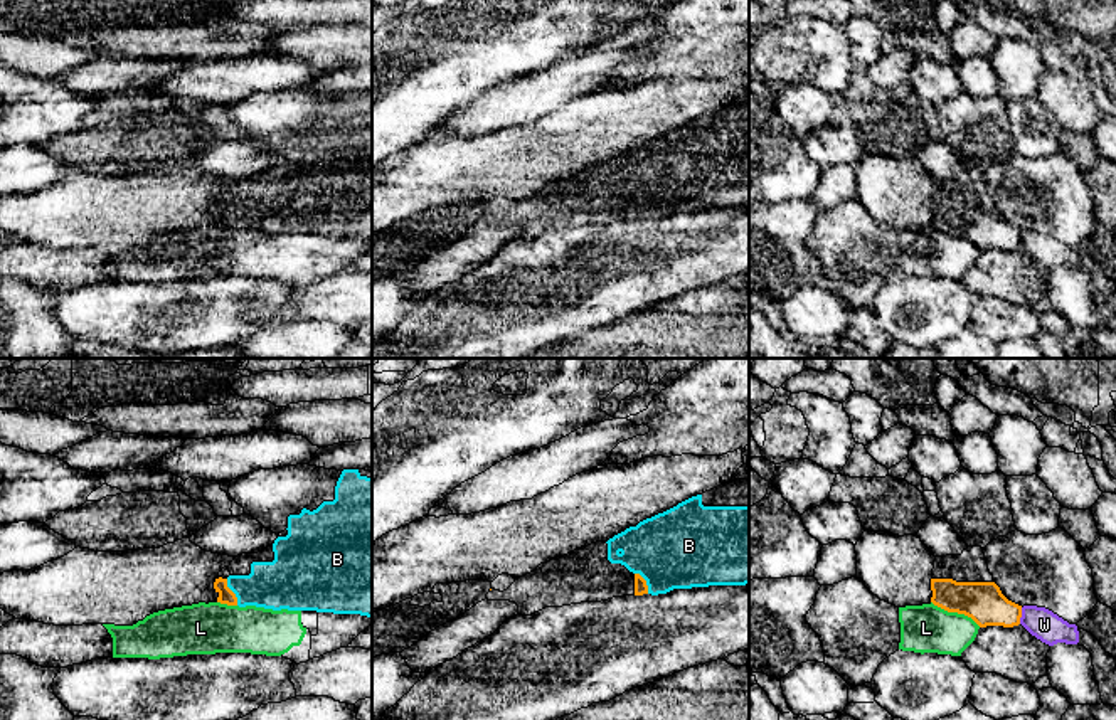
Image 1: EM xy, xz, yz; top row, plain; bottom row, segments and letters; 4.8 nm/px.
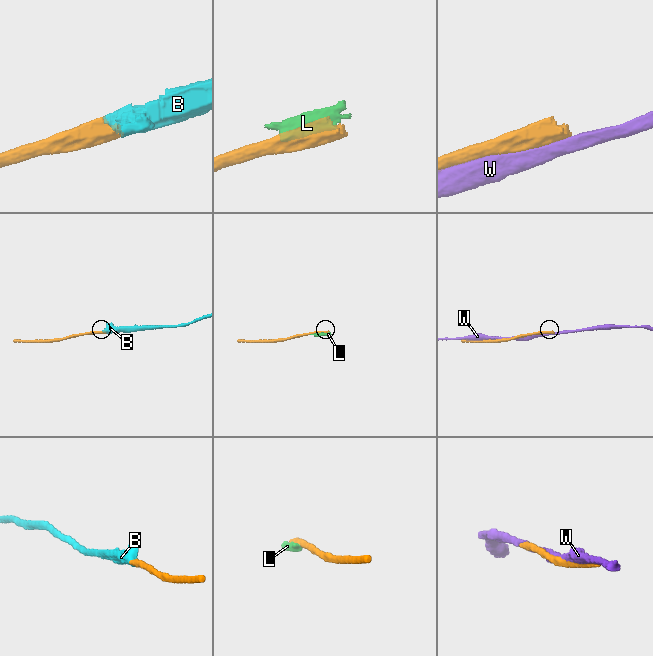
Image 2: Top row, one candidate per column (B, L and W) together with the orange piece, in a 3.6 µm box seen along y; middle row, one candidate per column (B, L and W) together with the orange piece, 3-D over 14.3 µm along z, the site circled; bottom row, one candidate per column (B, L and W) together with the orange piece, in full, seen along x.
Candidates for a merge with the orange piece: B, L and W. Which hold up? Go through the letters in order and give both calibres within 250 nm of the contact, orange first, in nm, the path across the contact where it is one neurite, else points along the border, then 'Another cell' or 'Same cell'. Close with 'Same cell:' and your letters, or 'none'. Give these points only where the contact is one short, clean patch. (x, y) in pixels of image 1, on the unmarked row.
B: Thickness 80 nm (orange) against 240 nm. Path across: xy (226, 219), (233, 216), (281, 207). Same cell
L: Thickness 190 nm (orange) against 220 nm. Another cell
W: Thickness 190 nm (orange) against 150 nm. Another cell
Same cell: B

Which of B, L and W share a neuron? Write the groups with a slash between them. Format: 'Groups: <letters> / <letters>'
Groups: B / L / W

